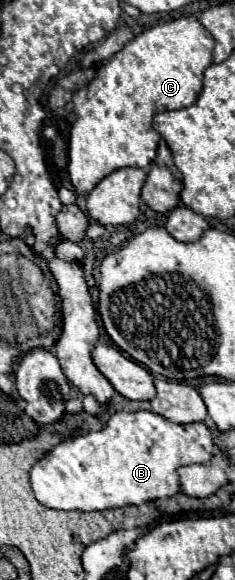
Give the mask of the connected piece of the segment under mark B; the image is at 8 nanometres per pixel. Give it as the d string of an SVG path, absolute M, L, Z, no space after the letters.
M151 411L113 413L101 431L55 445L31 469L35 499L51 509L103 511L179 493L177 467L211 461L213 437L203 421L177 425Z

